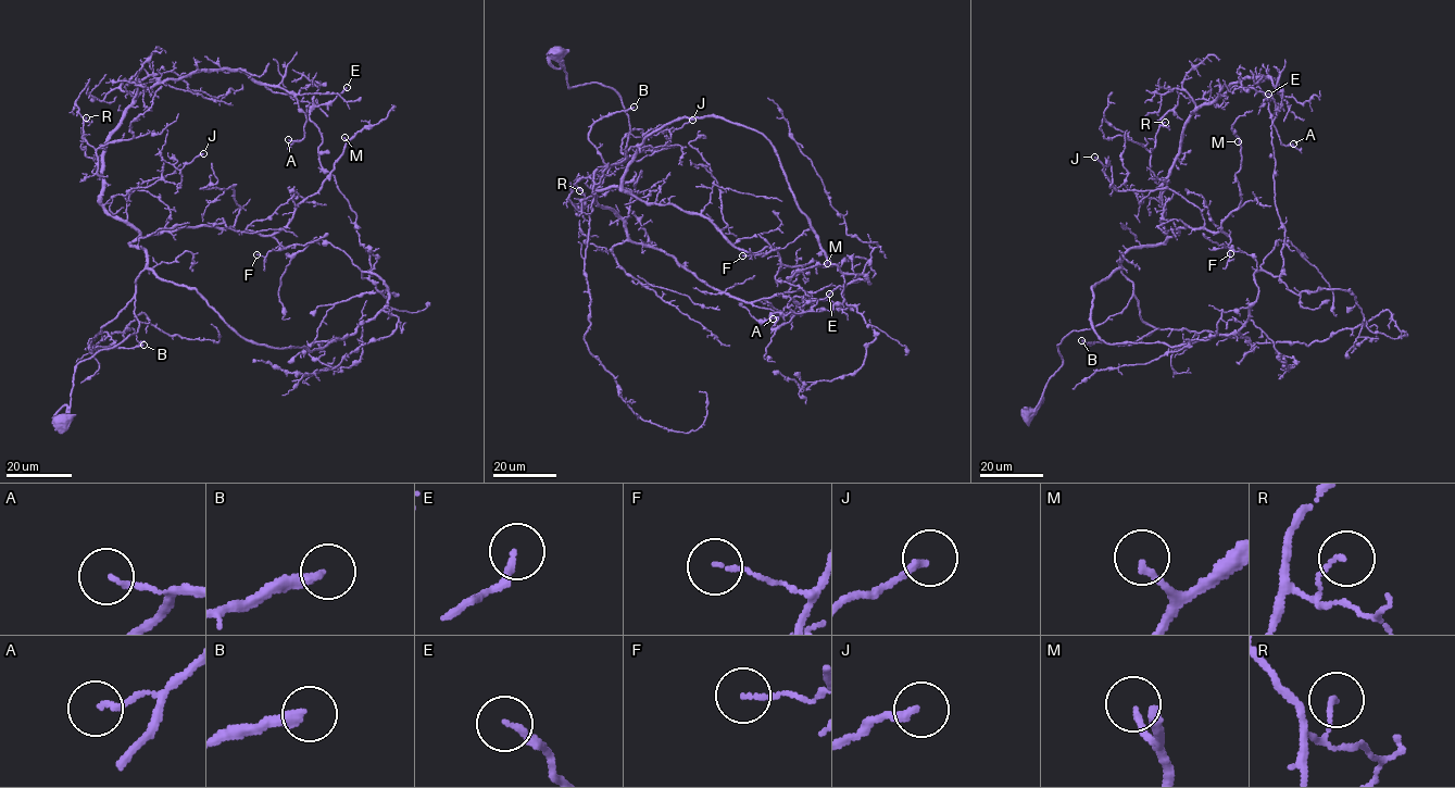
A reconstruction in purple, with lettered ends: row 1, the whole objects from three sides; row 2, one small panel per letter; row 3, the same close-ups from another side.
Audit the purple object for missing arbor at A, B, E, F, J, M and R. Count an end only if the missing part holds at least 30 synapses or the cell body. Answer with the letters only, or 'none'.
none

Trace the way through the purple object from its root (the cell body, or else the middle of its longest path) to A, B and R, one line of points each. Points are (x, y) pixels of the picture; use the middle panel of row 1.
A: (557, 54), (569, 87), (617, 94), (637, 146), (630, 191), (594, 200), (709, 286), (789, 297), (773, 319)
B: (557, 54), (569, 87), (610, 87), (628, 119), (626, 157), (596, 184), (606, 165), (590, 127), (634, 107)
R: (557, 54), (569, 87), (617, 94), (626, 159), (637, 146), (630, 191), (594, 189), (590, 175), (579, 190)

